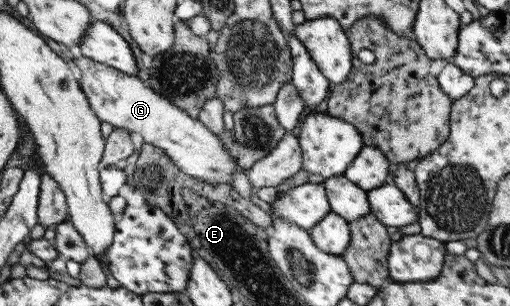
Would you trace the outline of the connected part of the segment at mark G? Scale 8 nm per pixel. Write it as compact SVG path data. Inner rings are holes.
M83 55L72 58L72 62L81 71L79 87L99 122L108 122L113 128L116 126L139 134L143 142L161 148L183 174L205 180L207 184L231 185L231 174L239 170L245 172L237 167L235 157L225 151L221 139L205 128L198 118L191 118L183 109L143 86L137 77L93 62Z

